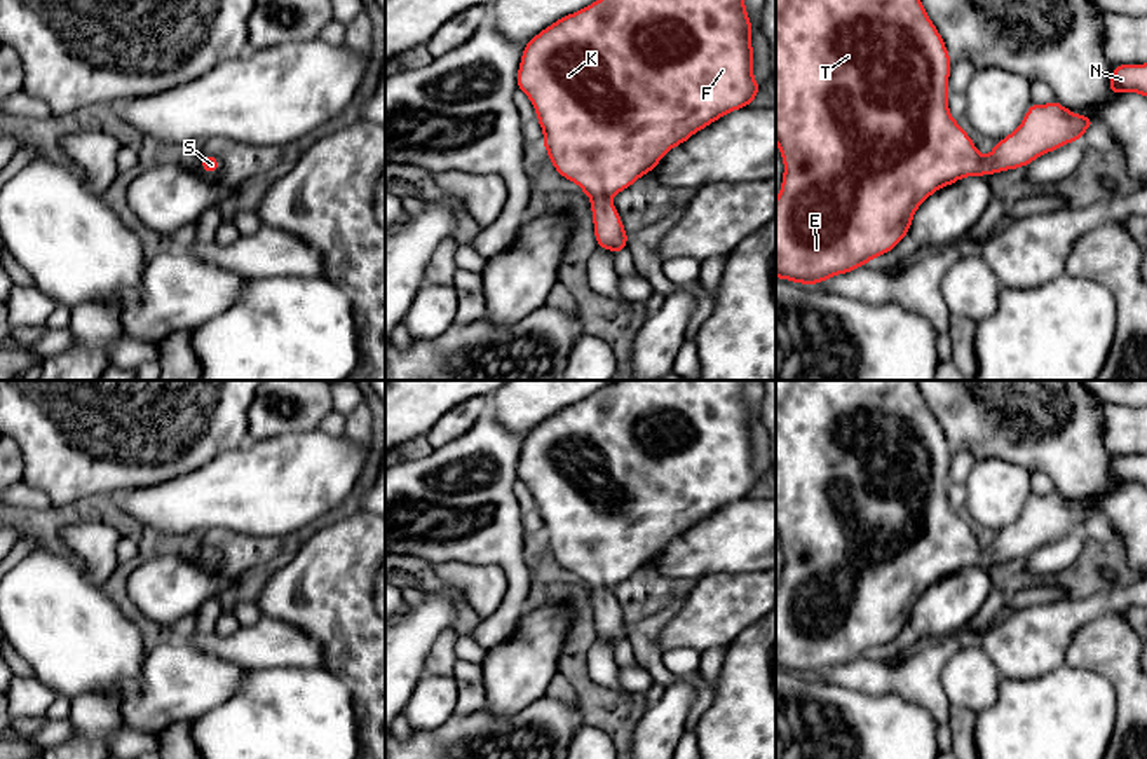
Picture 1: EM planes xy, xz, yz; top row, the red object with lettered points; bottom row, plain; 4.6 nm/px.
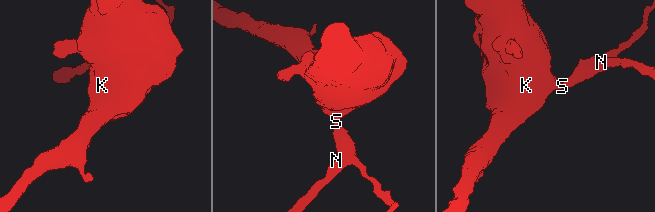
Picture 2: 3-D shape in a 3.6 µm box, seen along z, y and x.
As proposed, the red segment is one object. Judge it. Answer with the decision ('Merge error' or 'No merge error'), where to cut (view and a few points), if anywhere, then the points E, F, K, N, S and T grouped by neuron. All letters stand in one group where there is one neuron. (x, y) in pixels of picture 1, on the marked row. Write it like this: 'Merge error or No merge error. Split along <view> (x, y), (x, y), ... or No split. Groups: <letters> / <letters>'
No merge error. No split. Groups: E F K N S T

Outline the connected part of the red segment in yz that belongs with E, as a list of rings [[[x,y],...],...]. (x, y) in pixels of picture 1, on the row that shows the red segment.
[[[776,0],[776,143],[784,162],[783,183],[776,199],[776,277],[800,284],[818,284],[828,277],[851,272],[896,248],[910,232],[915,209],[936,190],[966,176],[995,174],[1028,166],[1048,152],[1070,141],[1081,141],[1084,131],[1096,122],[1070,112],[1056,99],[1048,105],[1030,103],[1018,129],[997,141],[985,159],[948,112],[950,68],[952,61],[945,40],[931,23],[920,0]]]

